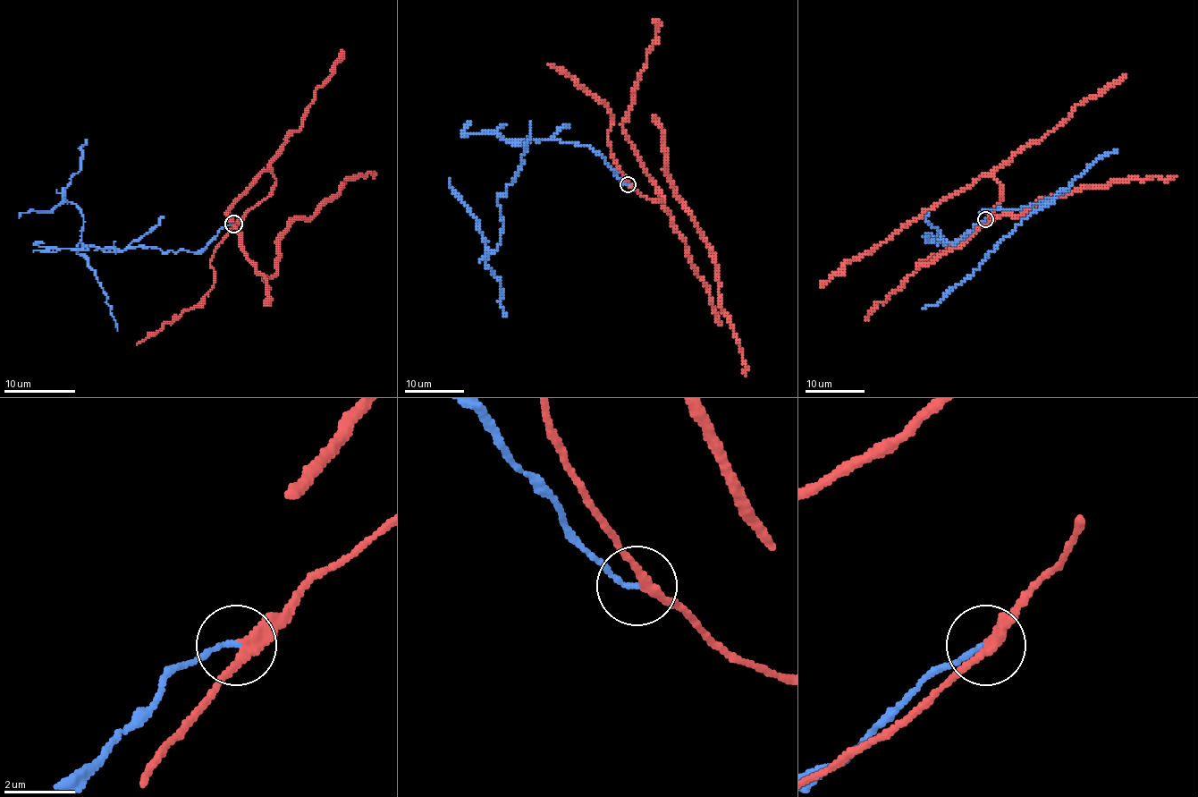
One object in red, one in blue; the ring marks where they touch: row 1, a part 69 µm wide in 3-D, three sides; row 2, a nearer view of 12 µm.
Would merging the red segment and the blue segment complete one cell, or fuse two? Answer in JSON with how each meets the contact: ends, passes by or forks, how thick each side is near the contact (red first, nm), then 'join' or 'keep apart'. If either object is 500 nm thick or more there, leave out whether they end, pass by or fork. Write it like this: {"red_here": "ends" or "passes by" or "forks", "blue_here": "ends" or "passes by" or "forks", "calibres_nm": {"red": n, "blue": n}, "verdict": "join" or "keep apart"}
{"red_here": "passes by", "blue_here": "ends", "calibres_nm": {"red": 240, "blue": 140}, "verdict": "keep apart"}

